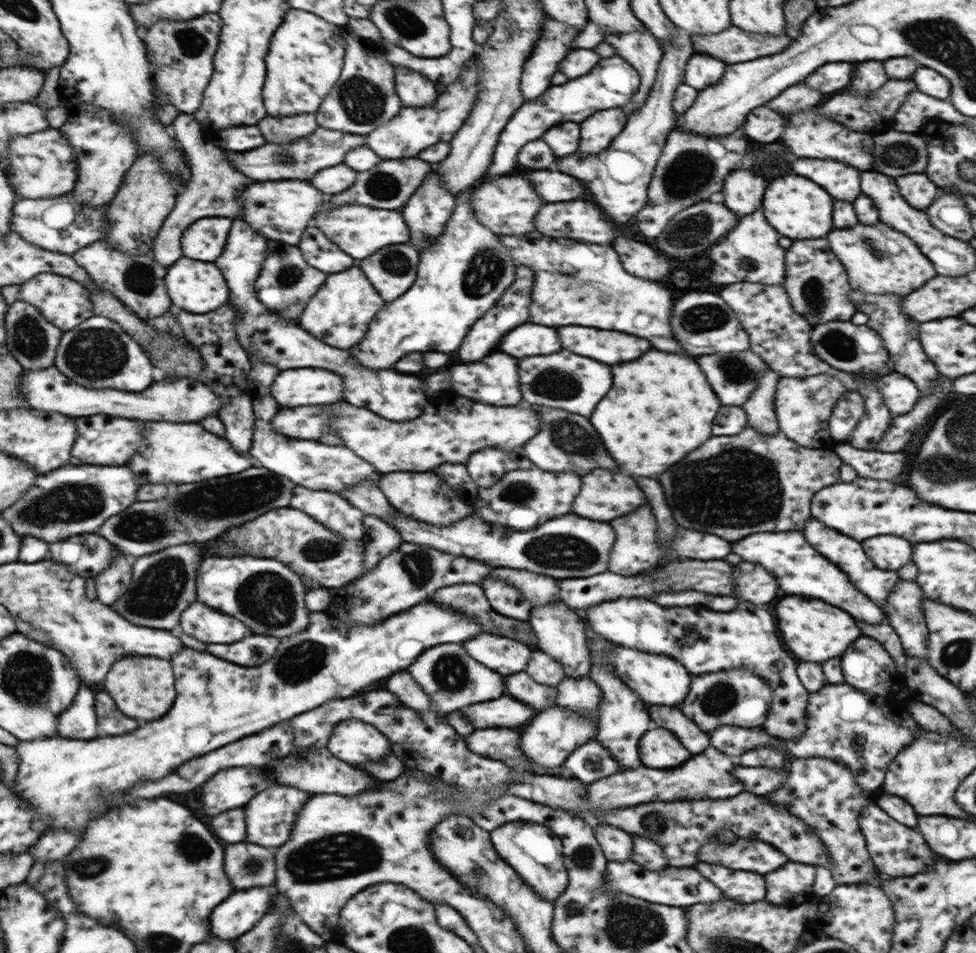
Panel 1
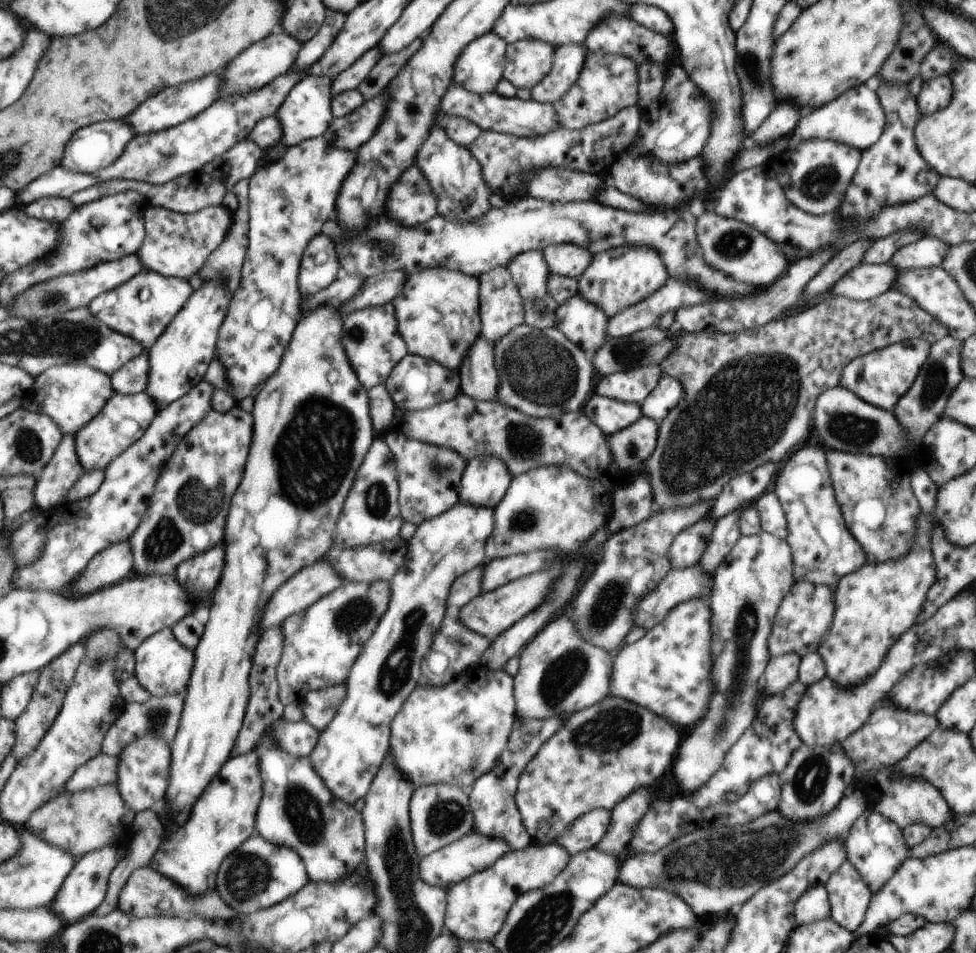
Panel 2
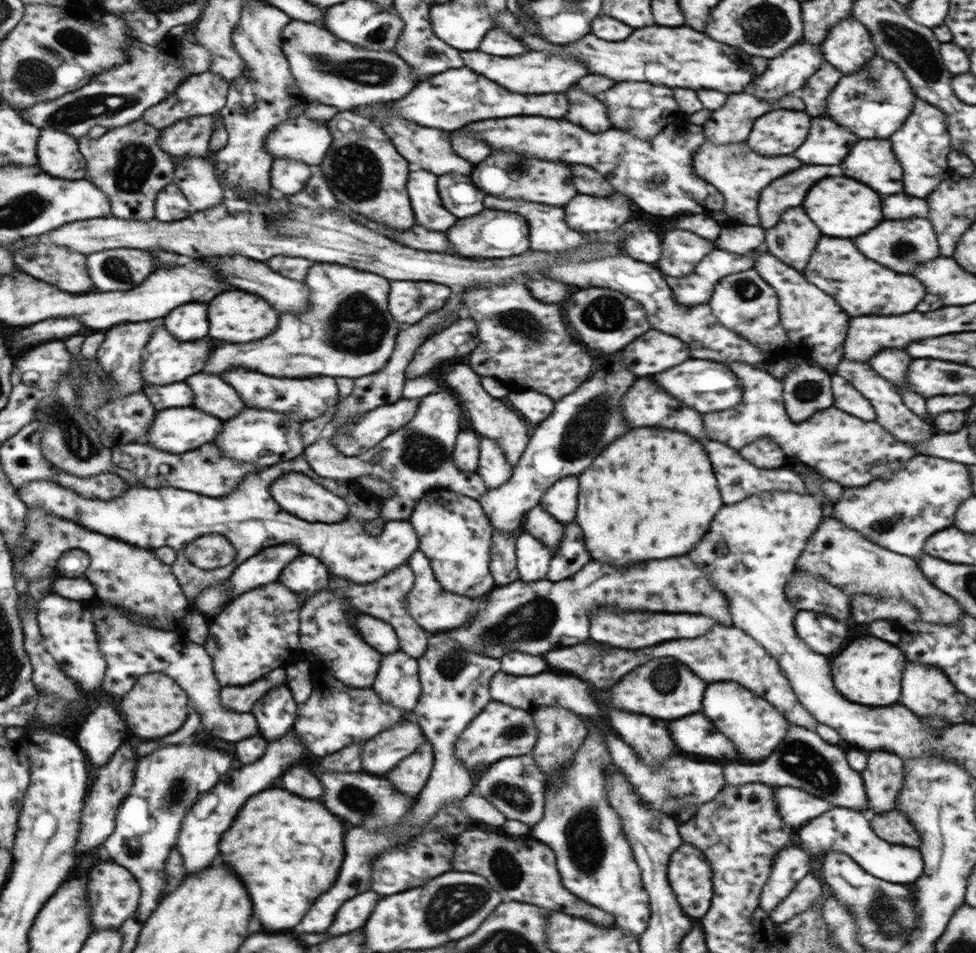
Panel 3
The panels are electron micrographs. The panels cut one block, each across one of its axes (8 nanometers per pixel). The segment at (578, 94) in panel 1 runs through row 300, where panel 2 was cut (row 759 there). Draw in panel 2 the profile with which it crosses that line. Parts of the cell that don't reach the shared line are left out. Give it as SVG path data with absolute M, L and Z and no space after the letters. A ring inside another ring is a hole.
M485 665L468 668L466 672L444 685L420 680L392 720L389 752L394 756L396 768L402 772L402 776L406 776L406 780L410 780L414 789L447 783L468 790L475 784L478 776L492 770L498 756L504 752L514 720L518 718L512 678L504 669L494 672L486 668Z

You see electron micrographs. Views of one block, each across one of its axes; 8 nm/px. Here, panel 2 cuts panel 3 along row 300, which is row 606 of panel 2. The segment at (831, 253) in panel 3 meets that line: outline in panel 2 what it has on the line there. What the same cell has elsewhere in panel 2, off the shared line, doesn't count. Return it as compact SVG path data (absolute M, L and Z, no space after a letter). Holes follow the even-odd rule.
M924 514L918 518L916 546L914 550L896 564L864 566L858 572L842 576L830 587L834 596L834 616L828 628L828 636L820 642L817 653L824 660L826 676L842 688L854 688L864 682L880 662L886 652L902 636L920 614L922 602L928 588L934 584L934 560L930 552L930 518Z

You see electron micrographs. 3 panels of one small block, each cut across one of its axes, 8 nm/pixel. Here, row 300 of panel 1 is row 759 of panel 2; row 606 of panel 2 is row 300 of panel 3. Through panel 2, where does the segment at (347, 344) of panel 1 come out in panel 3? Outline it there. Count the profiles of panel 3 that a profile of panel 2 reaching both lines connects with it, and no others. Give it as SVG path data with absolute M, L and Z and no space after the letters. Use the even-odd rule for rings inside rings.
M391 281L388 309L392 318L404 324L416 324L426 314L445 306L455 289L428 281Z

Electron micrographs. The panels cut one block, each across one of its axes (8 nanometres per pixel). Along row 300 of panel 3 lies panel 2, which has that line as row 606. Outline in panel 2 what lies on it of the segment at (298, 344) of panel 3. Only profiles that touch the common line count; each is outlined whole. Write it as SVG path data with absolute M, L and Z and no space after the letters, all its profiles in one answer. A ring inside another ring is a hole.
M345 581L343 586L314 602L312 608L282 622L284 650L278 664L279 700L284 707L302 705L312 691L344 684L348 672L376 630L391 601L390 582L372 584Z

